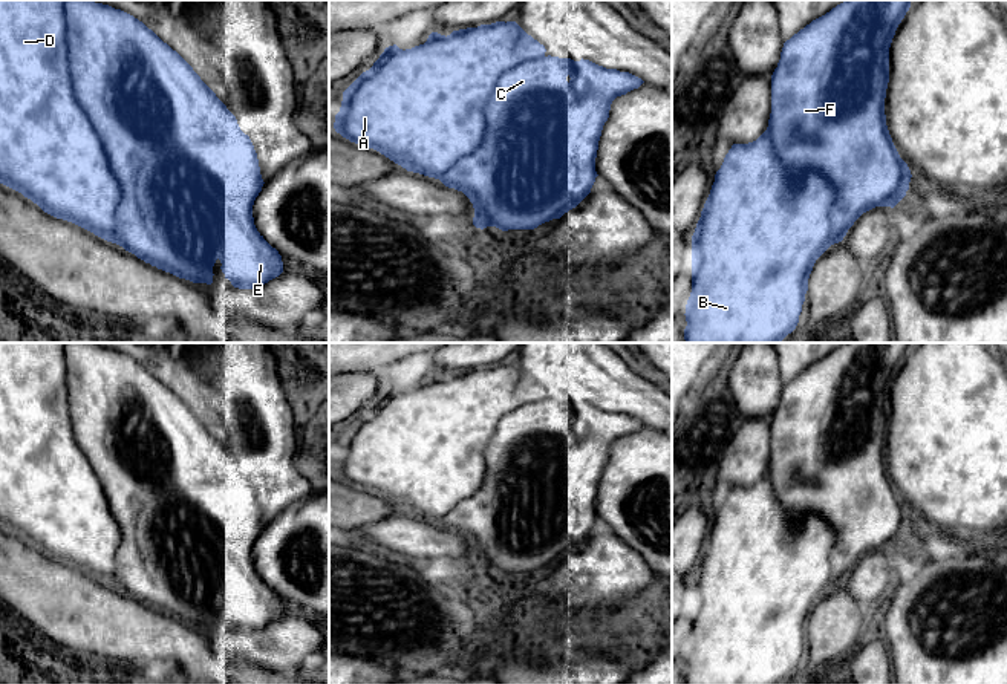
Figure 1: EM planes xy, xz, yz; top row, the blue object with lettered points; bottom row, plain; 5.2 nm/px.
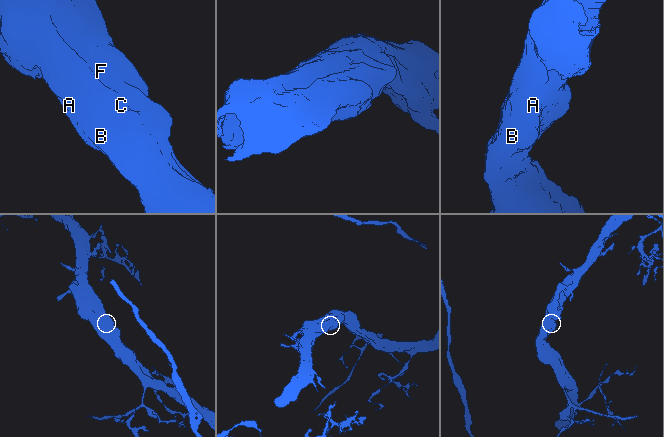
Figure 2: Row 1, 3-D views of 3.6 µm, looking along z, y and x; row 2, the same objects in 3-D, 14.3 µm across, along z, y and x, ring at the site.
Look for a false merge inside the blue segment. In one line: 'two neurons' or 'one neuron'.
one neuron

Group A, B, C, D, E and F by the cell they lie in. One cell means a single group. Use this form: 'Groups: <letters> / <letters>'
Groups: A B C D E F

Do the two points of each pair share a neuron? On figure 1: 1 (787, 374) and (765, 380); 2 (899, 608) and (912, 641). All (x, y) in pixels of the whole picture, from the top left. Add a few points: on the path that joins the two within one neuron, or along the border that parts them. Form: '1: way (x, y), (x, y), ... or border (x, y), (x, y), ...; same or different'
1: border (776, 358), (784, 384); different
2: way (906, 615), (912, 622), (912, 634); same

